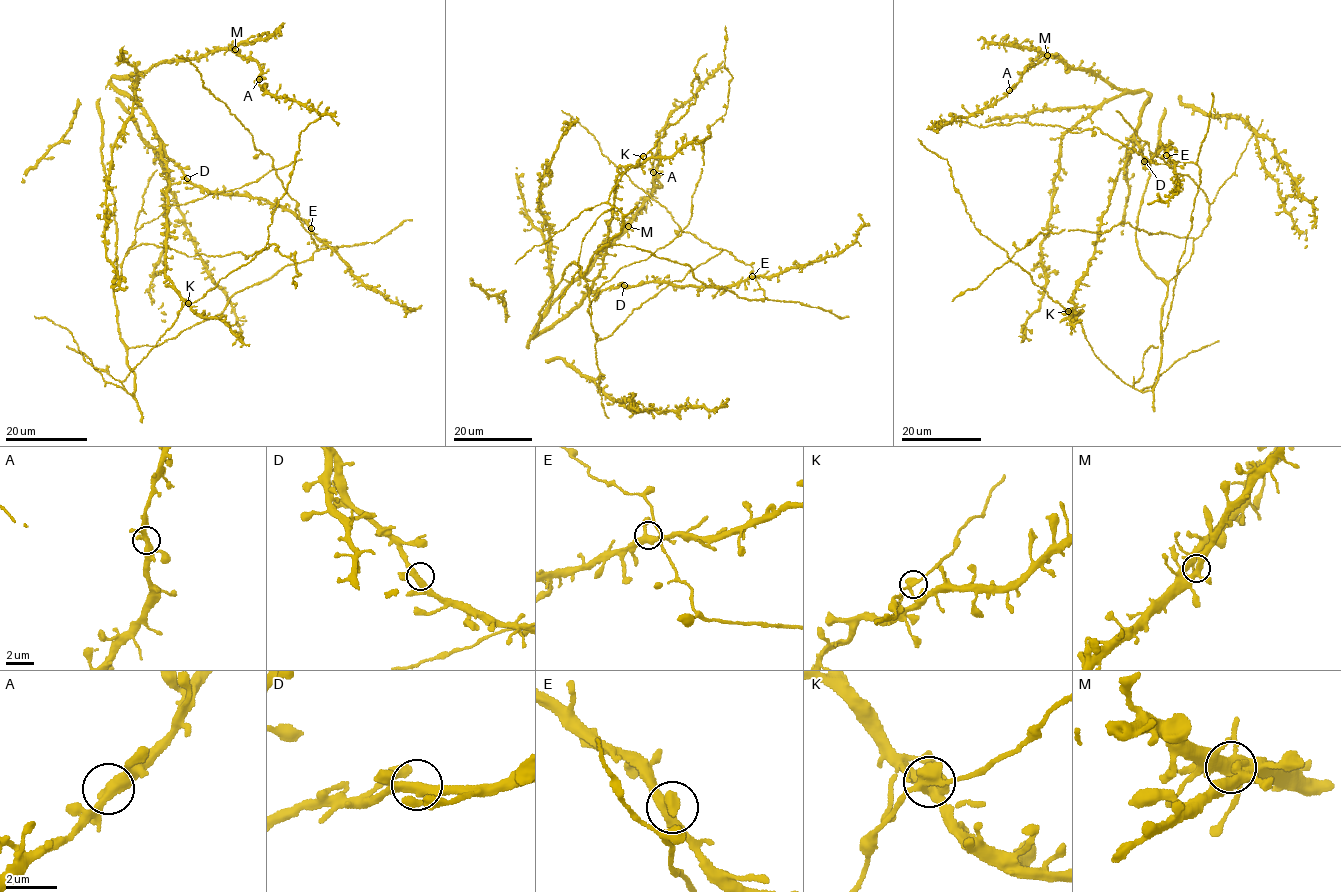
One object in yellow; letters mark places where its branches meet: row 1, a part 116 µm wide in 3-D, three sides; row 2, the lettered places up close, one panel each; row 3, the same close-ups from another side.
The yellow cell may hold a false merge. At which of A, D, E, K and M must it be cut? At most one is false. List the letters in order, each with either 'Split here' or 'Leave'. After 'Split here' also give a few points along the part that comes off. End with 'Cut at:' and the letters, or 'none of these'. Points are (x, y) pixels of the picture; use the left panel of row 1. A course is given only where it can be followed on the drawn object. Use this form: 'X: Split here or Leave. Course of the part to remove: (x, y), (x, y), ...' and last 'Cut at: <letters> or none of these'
A: Leave
D: Leave
E: Leave
K: Leave
M: Leave
Cut at: none of these

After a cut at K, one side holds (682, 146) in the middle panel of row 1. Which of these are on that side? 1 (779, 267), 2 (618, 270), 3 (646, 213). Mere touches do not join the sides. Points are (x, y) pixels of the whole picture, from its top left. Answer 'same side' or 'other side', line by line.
1: same side
2: other side
3: same side

